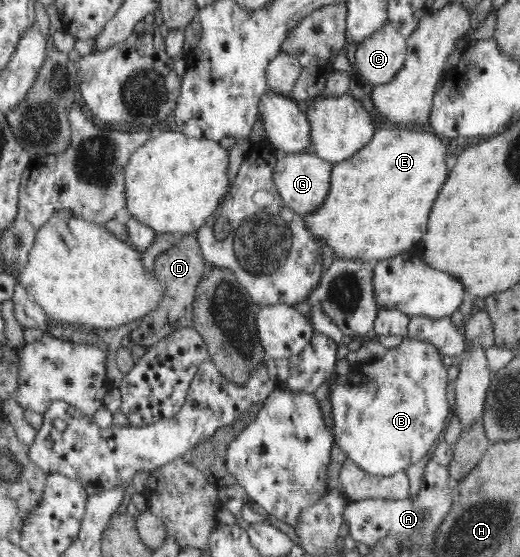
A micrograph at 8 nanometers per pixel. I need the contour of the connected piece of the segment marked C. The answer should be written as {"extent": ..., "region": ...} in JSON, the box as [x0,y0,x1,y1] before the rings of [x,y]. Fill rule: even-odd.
{"extent":[350,21,407,85],"region":[[[388,21],[382,30],[372,35],[360,45],[350,48],[350,56],[352,64],[356,65],[357,71],[365,78],[364,82],[383,85],[392,82],[398,71],[402,70],[407,59],[407,39],[402,36],[402,33]]]}

